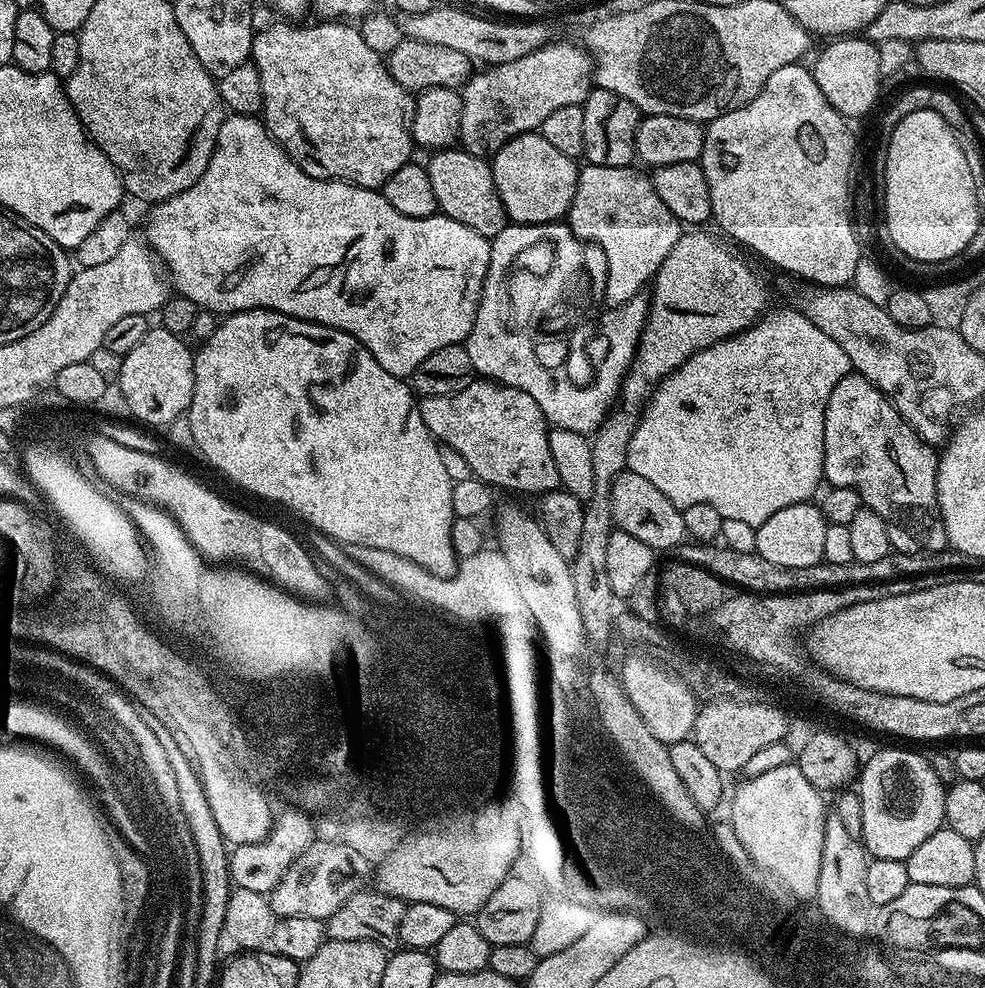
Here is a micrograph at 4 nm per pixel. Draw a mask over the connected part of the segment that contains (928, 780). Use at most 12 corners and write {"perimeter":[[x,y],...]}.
{"perimeter":[[911,747],[858,772],[869,857],[906,861],[944,823],[945,781]]}

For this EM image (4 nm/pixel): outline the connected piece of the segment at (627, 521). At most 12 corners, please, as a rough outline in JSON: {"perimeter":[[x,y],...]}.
{"perimeter":[[627,470],[610,485],[612,519],[654,550],[685,543],[683,511]]}

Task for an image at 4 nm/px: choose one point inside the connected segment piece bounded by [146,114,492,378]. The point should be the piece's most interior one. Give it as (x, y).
(256, 231)

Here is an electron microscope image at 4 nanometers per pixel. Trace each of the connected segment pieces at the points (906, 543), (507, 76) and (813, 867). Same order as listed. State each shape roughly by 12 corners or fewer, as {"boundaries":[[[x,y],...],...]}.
{"boundaries":[[[859,372],[834,386],[824,480],[893,549],[949,547],[938,452]],[[568,45],[485,67],[460,92],[459,143],[491,157],[583,105],[588,60]],[[799,763],[743,782],[730,809],[754,863],[811,901],[825,797]]]}

